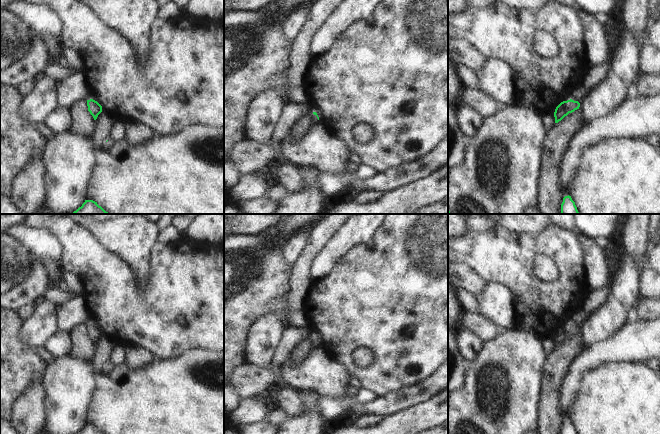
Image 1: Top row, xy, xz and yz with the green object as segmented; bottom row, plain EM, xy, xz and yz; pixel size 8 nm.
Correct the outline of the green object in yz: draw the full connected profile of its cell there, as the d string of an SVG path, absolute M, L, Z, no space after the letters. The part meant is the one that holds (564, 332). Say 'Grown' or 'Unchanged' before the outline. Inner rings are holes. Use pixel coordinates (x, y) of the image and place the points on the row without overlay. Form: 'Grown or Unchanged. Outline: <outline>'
Grown. Outline: M612 279L598 290L591 291L588 298L582 303L581 307L573 314L571 323L561 326L555 333L555 347L561 345L569 337L579 333L583 323L589 318L590 314L606 301L612 286Z

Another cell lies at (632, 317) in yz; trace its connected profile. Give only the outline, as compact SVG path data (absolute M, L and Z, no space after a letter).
M633 308L628 312L628 314L627 314L627 323L636 323L640 320L641 320L641 318L638 315L638 312L637 312L636 308Z

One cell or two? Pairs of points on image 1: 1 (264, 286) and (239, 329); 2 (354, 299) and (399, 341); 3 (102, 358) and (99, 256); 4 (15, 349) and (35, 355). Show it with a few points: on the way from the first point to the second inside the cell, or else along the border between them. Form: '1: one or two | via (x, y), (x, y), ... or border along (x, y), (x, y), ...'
1: one | via (253, 297), (239, 311), (239, 318)
2: one | via (365, 307), (388, 330)
3: two | border along (102, 334), (115, 345)
4: one | via (20, 354), (30, 355)

